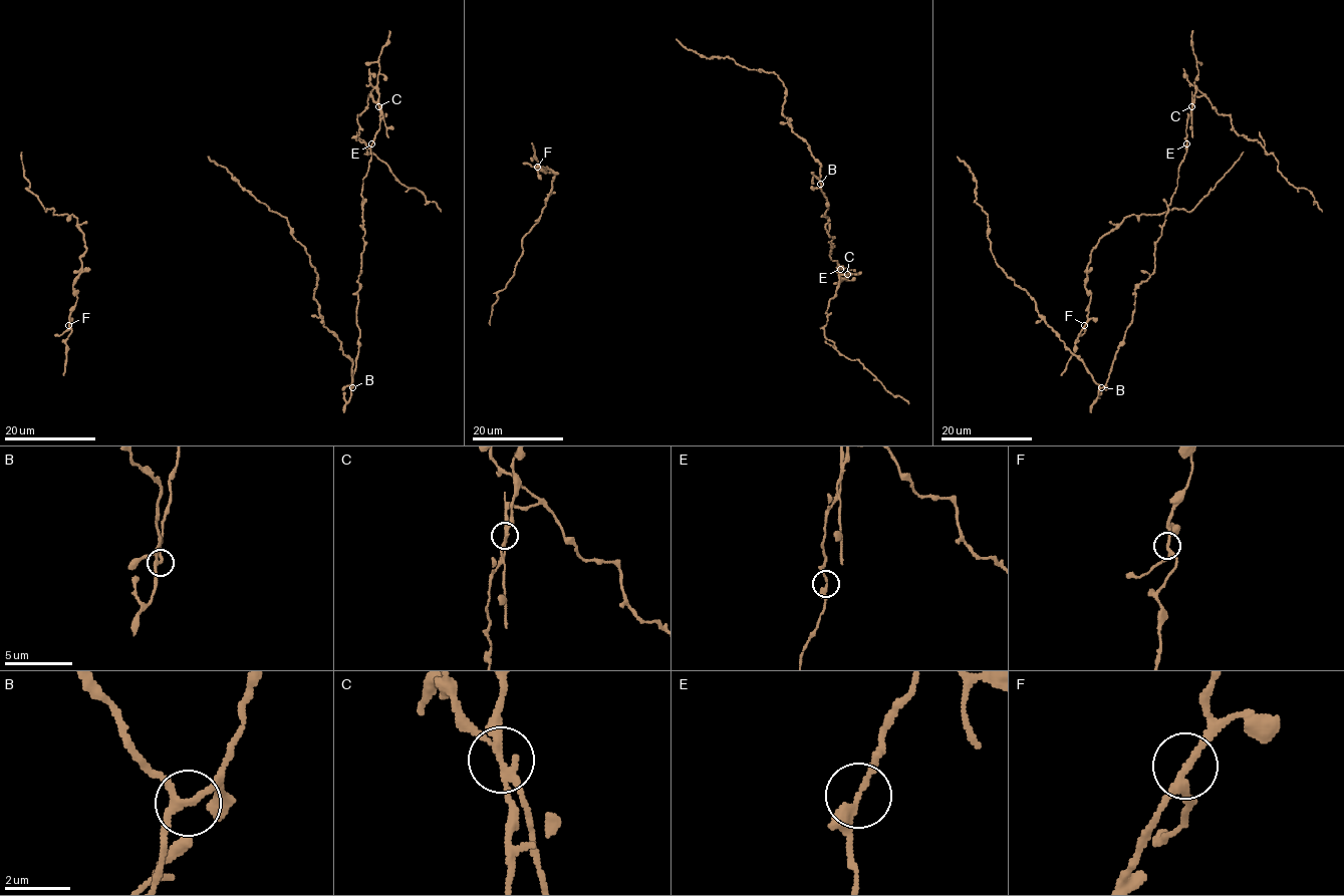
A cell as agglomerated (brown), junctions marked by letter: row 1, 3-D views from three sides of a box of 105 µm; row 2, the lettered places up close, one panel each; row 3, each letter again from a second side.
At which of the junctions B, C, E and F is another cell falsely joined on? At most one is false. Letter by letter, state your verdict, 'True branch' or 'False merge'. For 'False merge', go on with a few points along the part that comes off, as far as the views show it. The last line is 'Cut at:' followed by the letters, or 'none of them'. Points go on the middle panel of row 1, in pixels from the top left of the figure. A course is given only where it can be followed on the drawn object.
B: True branch
C: False merge. Course of the part to remove: (847, 273), (839, 277), (835, 295), (828, 301), (824, 336), (845, 356), (858, 360), (887, 392), (908, 403)
E: True branch
F: True branch
Cut at: C

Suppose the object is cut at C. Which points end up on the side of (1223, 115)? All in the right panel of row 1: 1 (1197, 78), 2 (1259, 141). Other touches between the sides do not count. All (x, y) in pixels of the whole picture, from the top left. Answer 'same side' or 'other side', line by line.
1: other side
2: same side

